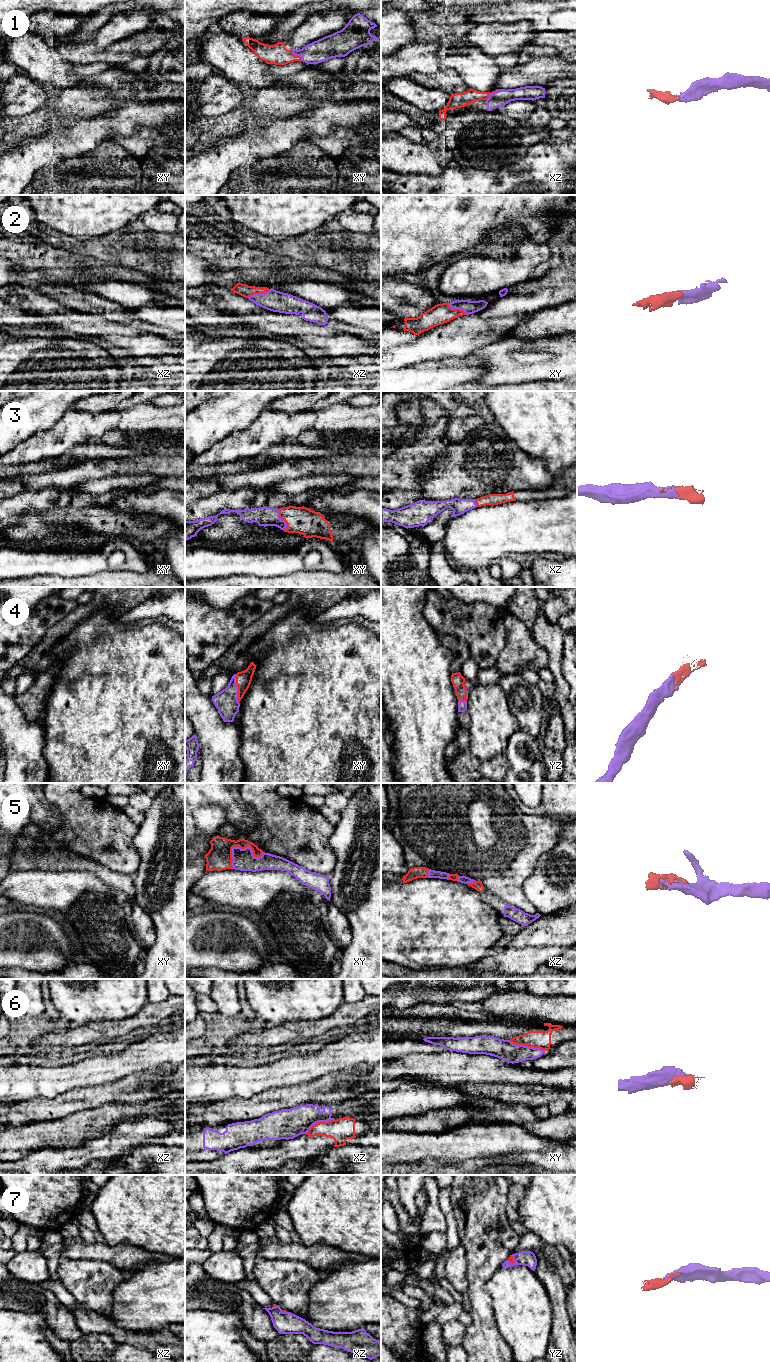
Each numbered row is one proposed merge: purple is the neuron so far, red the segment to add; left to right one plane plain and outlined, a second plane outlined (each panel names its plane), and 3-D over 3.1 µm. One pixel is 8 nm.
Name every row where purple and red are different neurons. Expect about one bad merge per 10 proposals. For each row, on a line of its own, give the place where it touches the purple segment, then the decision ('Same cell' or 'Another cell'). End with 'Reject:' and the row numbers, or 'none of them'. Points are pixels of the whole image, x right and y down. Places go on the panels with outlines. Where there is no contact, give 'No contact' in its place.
1: Touches purple at xy (296, 55). Same cell
2: Touches purple at xz (258, 294). Same cell
3: Touches purple at xy (283, 520). Same cell
4: Touches purple at xy (237, 688). Same cell
5: Touches purple at xy (240, 848). Same cell
6: Touches purple at xy (527, 1046). Another cell
7: Touches purple at yz (513, 1259). Same cell
Reject: 6

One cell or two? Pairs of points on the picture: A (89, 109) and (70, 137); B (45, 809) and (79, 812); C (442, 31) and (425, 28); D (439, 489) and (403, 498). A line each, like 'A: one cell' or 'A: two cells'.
A: two cells
B: two cells
C: one cell
D: two cells

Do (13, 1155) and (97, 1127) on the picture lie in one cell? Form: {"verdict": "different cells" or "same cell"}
{"verdict": "same cell"}

